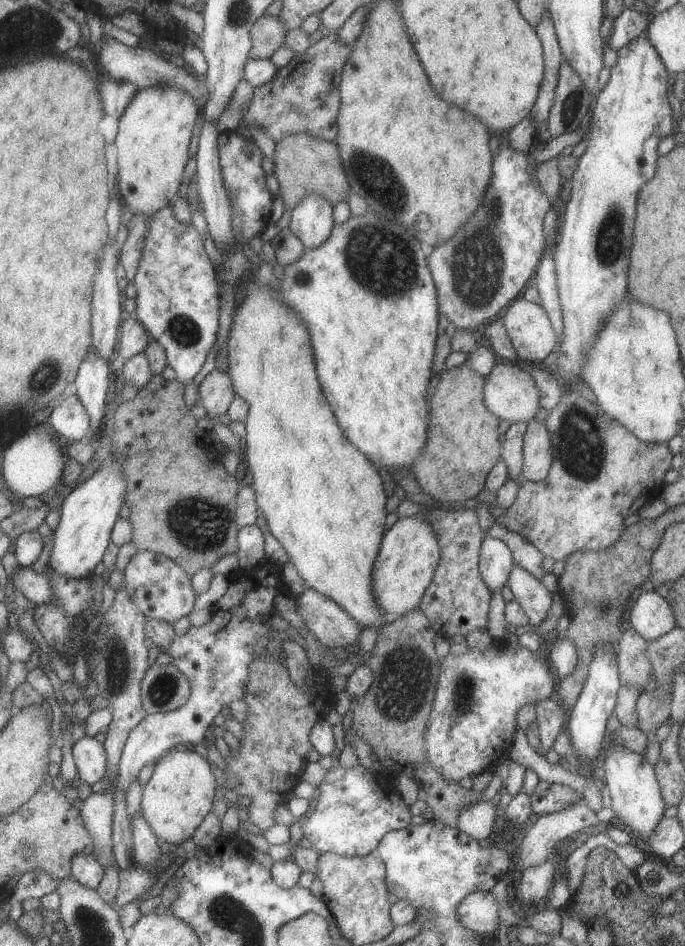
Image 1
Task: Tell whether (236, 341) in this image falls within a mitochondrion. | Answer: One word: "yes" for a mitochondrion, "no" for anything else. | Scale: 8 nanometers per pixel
no

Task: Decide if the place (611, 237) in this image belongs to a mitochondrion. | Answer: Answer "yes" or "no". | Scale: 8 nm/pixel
yes

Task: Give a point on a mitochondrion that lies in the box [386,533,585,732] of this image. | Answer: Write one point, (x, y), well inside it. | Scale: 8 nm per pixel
(465, 684)

